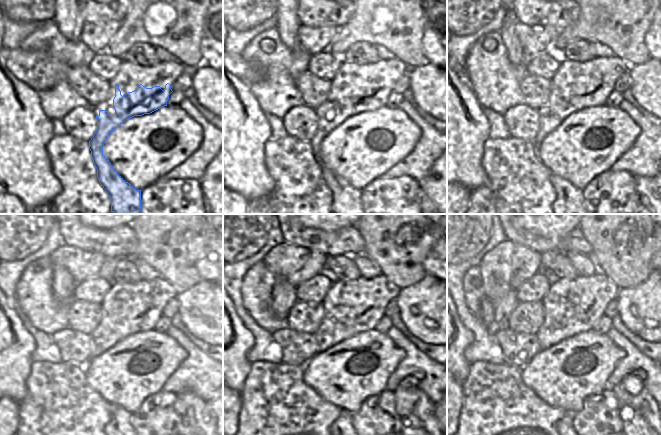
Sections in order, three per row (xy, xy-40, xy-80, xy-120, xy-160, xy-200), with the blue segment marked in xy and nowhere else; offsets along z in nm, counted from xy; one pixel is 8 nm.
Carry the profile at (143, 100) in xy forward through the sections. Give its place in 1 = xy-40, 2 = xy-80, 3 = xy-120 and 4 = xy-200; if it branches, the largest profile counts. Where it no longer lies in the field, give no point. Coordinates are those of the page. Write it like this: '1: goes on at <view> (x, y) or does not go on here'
1: goes on at xy-40 (374, 96)
2: goes on at xy-80 (579, 99)
3: goes on at xy-120 (121, 330)
4: goes on at xy-200 (567, 330)

